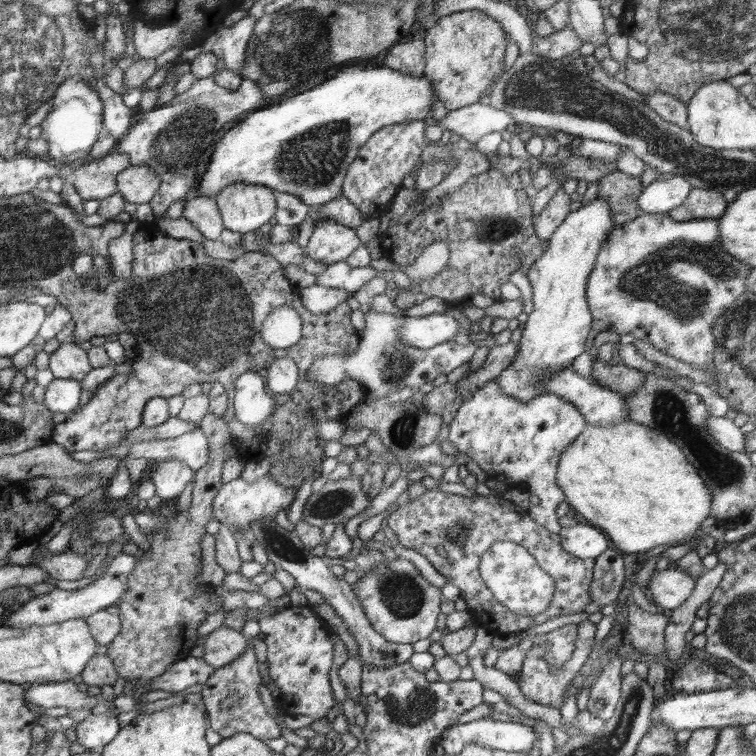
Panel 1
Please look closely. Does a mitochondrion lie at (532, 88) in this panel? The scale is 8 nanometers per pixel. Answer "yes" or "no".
yes

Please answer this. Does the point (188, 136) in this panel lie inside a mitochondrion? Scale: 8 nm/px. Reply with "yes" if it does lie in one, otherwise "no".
yes

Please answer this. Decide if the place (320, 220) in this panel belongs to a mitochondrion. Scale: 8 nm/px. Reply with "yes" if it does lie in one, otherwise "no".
no

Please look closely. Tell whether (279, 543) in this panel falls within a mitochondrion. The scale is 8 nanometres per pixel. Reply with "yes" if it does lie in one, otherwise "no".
yes

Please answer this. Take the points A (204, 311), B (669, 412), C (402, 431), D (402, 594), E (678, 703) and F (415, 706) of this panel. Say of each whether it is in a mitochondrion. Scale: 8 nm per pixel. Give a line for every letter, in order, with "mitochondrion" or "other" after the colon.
A: mitochondrion
B: mitochondrion
C: mitochondrion
D: mitochondrion
E: other
F: mitochondrion

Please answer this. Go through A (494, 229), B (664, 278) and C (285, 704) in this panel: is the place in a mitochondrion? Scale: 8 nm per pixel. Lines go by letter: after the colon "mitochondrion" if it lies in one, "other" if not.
A: mitochondrion
B: mitochondrion
C: other

